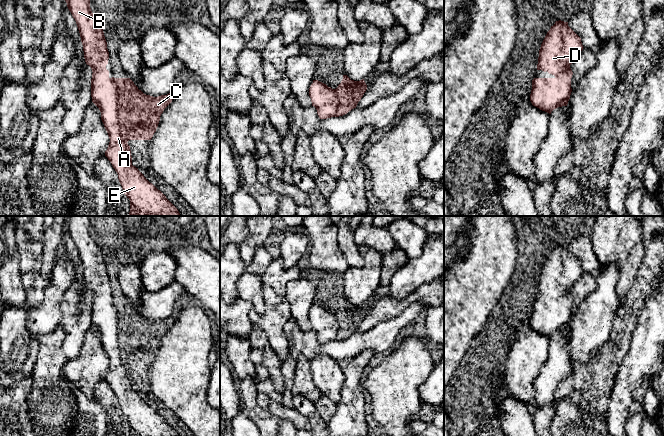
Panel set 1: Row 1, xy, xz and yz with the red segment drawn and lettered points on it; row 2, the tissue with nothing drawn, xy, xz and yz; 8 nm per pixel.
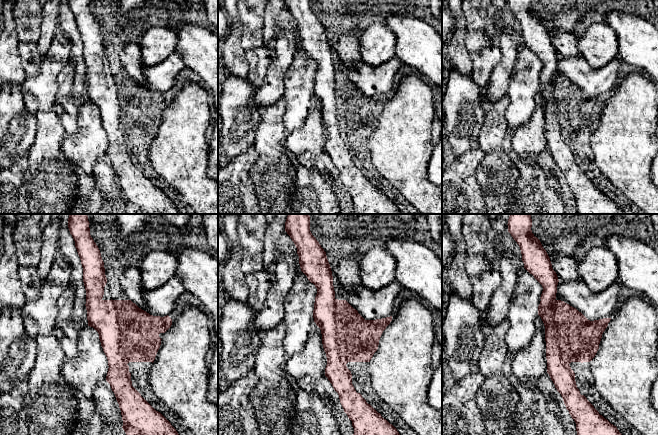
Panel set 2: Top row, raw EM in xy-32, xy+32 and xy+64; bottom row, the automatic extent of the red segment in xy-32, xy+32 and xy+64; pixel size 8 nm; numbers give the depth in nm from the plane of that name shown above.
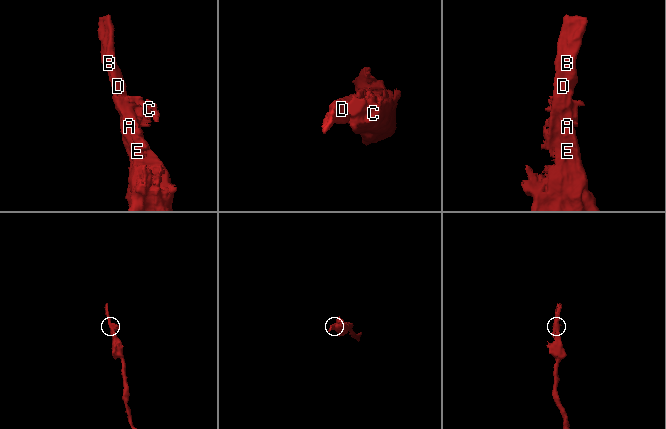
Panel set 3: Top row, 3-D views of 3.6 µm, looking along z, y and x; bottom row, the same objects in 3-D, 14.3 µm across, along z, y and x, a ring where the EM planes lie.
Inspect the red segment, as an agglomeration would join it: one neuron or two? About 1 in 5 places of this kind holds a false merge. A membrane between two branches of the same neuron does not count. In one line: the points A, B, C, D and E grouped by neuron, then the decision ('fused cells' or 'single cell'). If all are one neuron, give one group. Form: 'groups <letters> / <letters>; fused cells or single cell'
groups A B C D E; single cell

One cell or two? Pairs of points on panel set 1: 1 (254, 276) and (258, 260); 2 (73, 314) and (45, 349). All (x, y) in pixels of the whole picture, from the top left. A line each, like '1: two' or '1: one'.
1: one
2: two

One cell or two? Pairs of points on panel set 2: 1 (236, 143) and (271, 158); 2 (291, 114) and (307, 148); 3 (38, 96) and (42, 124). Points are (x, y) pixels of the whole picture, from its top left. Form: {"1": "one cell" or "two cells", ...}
{"1": "two cells", "2": "two cells", "3": "two cells"}

